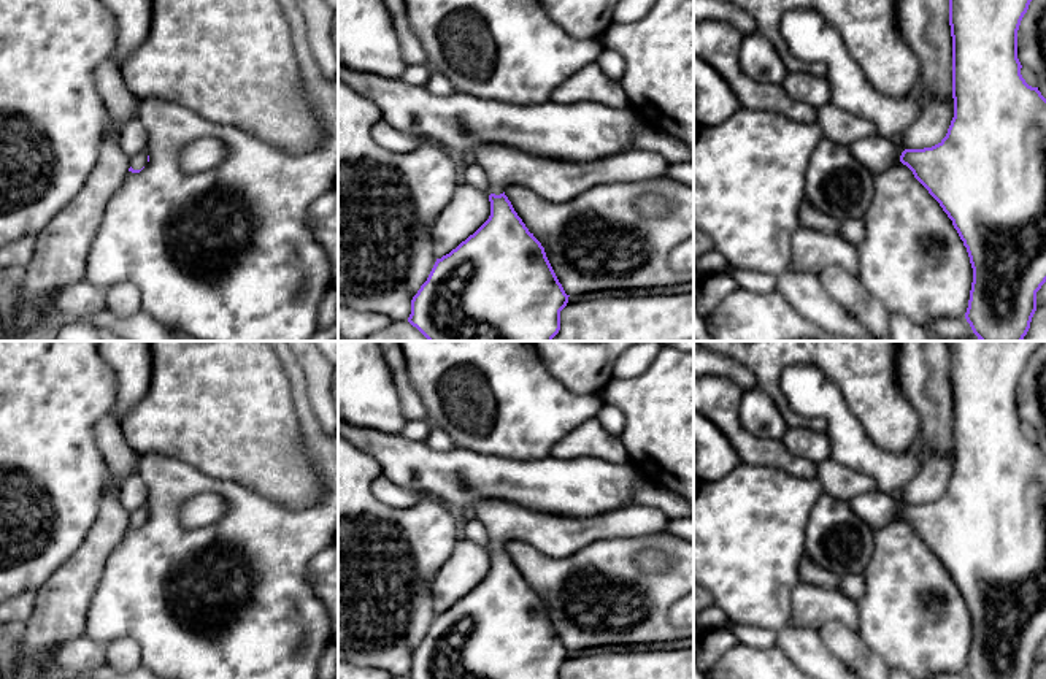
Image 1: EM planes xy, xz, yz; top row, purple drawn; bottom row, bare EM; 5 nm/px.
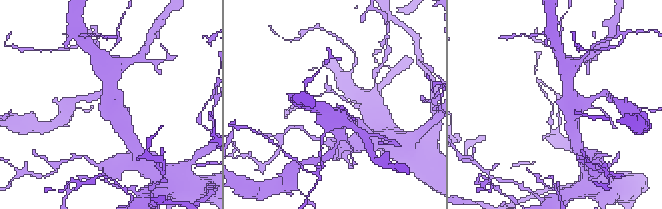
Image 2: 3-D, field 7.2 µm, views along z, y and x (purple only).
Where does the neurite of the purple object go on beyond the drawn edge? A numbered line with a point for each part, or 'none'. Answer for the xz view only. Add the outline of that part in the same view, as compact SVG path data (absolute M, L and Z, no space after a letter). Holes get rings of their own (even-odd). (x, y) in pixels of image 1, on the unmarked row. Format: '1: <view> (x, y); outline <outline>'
1: xz (557, 537); outline M484 498L471 514L489 535L489 549L500 550L519 539L562 558L602 538L629 538L668 531L670 519L656 506L629 504L602 517L559 517L508 501Z

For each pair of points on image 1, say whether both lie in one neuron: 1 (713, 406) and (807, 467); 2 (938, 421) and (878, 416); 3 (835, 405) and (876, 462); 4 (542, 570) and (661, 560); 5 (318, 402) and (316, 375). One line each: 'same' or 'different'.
1: same
2: different
3: same
4: different
5: same

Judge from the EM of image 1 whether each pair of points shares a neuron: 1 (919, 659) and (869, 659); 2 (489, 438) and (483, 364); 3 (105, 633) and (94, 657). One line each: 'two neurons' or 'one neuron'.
1: two neurons
2: one neuron
3: two neurons

